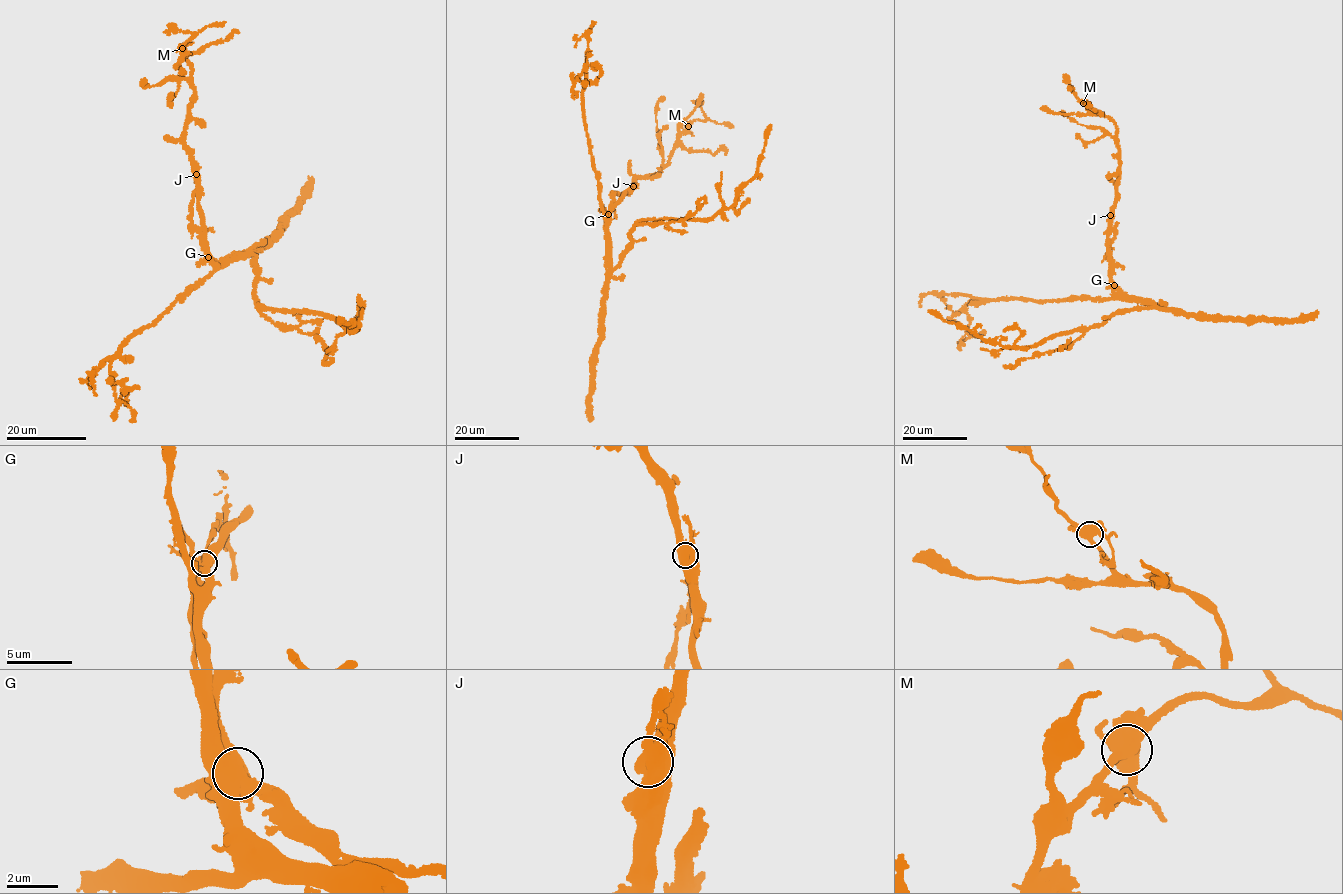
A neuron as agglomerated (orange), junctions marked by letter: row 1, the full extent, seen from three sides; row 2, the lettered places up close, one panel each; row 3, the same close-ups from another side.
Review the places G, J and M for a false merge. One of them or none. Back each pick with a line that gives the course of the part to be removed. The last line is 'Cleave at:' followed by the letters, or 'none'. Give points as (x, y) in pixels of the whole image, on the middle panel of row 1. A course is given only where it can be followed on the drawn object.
G: course (608, 214), (605, 226), (606, 270), (615, 277), (624, 275)
Cleave at: G

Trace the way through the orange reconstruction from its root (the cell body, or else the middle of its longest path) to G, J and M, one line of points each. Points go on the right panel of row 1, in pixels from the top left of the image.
G: (1140, 303), (1126, 298), (1114, 285)
J: (1140, 303), (1126, 298), (1111, 278), (1108, 238), (1110, 215)
M: (1140, 303), (1121, 294), (1110, 274), (1108, 231), (1119, 163), (1116, 128), (1109, 118), (1091, 113), (1083, 103)

